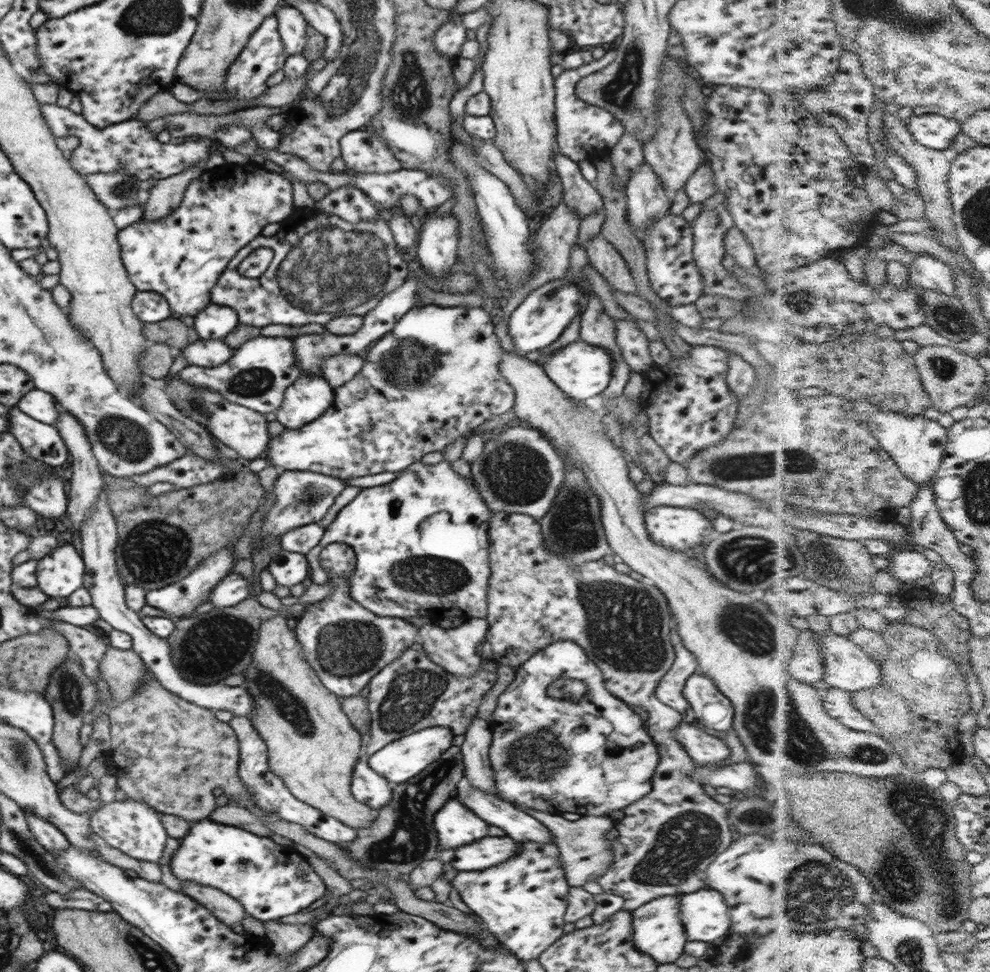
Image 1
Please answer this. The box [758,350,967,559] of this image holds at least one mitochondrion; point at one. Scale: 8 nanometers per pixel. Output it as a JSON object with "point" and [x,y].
{"point":[942,368]}

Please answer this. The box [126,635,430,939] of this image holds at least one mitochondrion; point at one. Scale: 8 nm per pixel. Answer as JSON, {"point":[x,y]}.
{"point":[289,706]}

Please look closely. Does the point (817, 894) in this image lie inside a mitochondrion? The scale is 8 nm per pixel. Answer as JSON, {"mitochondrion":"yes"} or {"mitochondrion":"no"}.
{"mitochondrion":"yes"}

